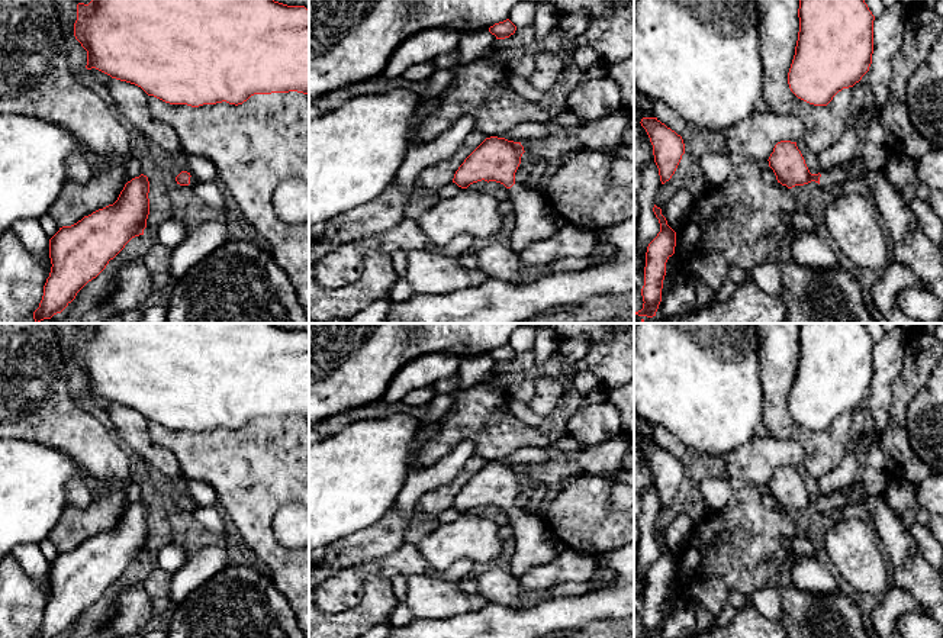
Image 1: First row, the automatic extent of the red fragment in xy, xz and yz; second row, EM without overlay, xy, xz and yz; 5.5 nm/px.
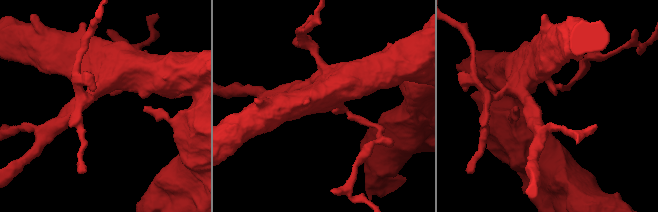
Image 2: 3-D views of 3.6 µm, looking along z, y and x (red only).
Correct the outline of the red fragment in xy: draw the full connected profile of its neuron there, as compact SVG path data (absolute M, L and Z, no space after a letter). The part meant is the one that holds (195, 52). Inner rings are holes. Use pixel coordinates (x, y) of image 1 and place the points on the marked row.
M91 0L88 4L77 4L74 36L87 51L87 70L96 68L112 78L135 84L148 96L170 104L199 107L226 102L238 106L254 94L297 91L309 96L309 9L305 6L287 6L274 0Z

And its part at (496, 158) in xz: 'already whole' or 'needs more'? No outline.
needs more

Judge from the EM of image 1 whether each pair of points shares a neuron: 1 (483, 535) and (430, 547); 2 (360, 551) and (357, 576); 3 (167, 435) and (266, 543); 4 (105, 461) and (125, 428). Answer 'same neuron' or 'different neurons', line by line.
1: same neuron
2: different neurons
3: same neuron
4: different neurons

